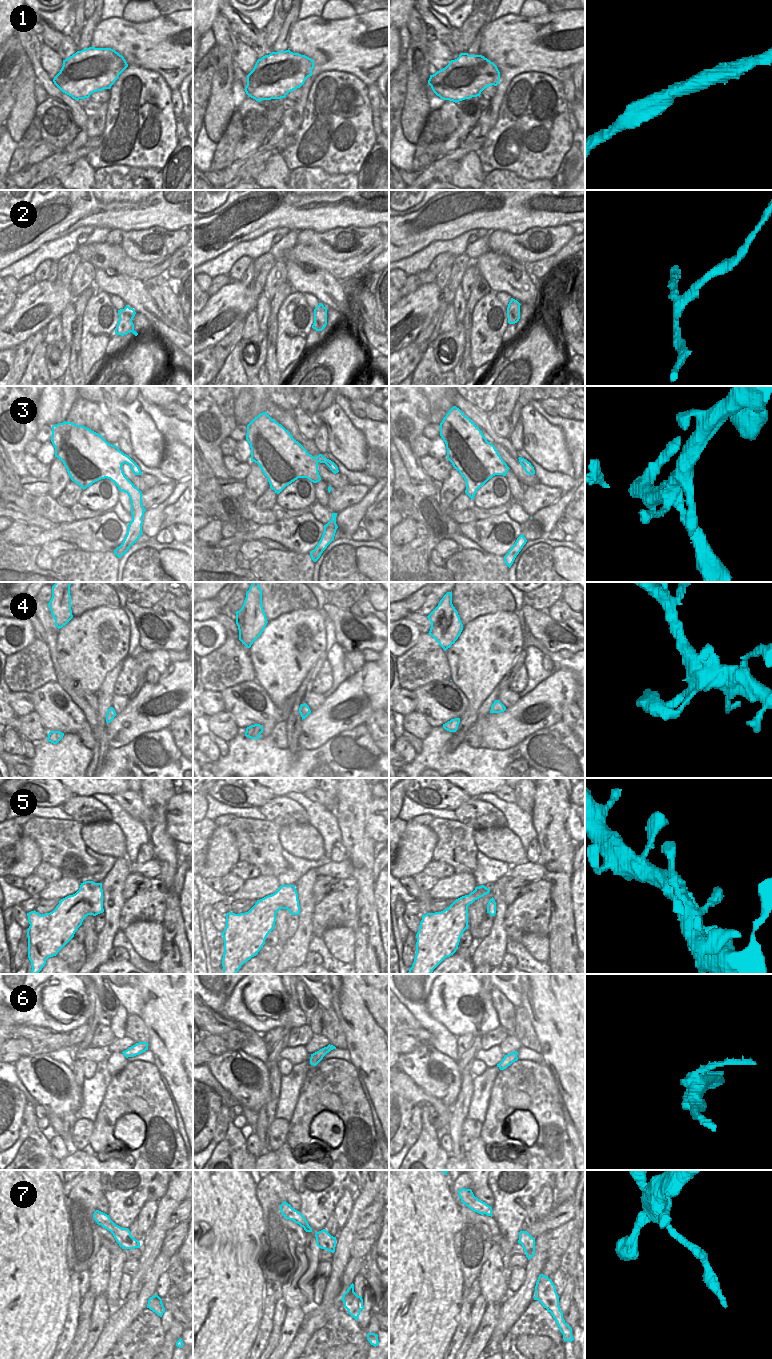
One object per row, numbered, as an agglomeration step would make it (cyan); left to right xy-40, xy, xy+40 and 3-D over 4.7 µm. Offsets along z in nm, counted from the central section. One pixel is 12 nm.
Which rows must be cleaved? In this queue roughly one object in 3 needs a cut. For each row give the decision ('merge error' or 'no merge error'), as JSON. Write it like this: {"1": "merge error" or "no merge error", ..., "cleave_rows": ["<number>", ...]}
{"1": "no merge error", "2": "merge error", "3": "no merge error", "4": "no merge error", "5": "no merge error", "6": "merge error", "7": "merge error", "cleave_rows": ["2", "6", "7"]}

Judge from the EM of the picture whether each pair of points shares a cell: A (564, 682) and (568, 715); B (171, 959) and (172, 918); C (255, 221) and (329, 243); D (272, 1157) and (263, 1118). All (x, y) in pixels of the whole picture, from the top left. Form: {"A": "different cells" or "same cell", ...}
{"A": "different cells", "B": "same cell", "C": "different cells", "D": "different cells"}

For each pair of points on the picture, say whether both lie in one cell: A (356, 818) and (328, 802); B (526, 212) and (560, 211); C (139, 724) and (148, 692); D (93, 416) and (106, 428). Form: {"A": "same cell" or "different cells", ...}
{"A": "different cells", "B": "same cell", "C": "same cell", "D": "different cells"}

